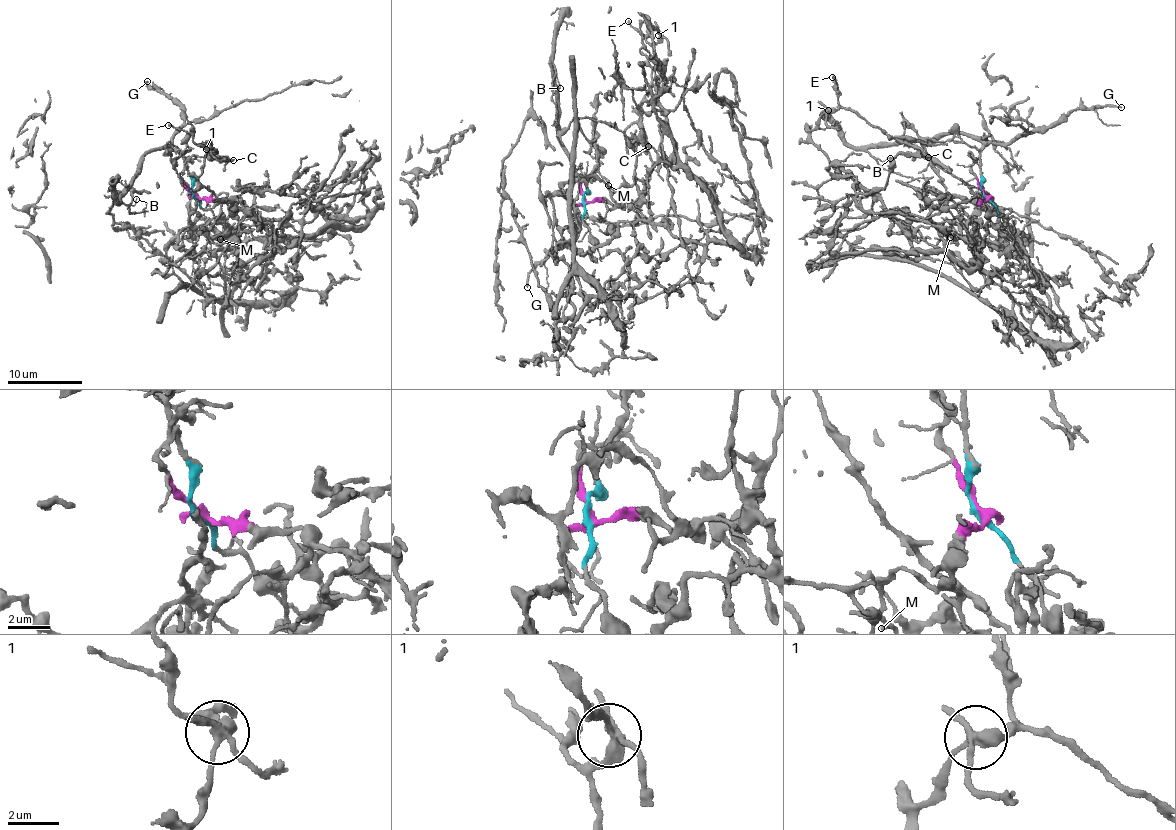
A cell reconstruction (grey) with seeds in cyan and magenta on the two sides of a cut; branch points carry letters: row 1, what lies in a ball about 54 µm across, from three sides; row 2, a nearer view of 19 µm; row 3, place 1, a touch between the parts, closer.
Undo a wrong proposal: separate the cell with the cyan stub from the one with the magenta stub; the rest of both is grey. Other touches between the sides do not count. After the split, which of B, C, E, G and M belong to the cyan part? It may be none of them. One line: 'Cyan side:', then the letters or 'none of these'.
Cyan side: B, G

